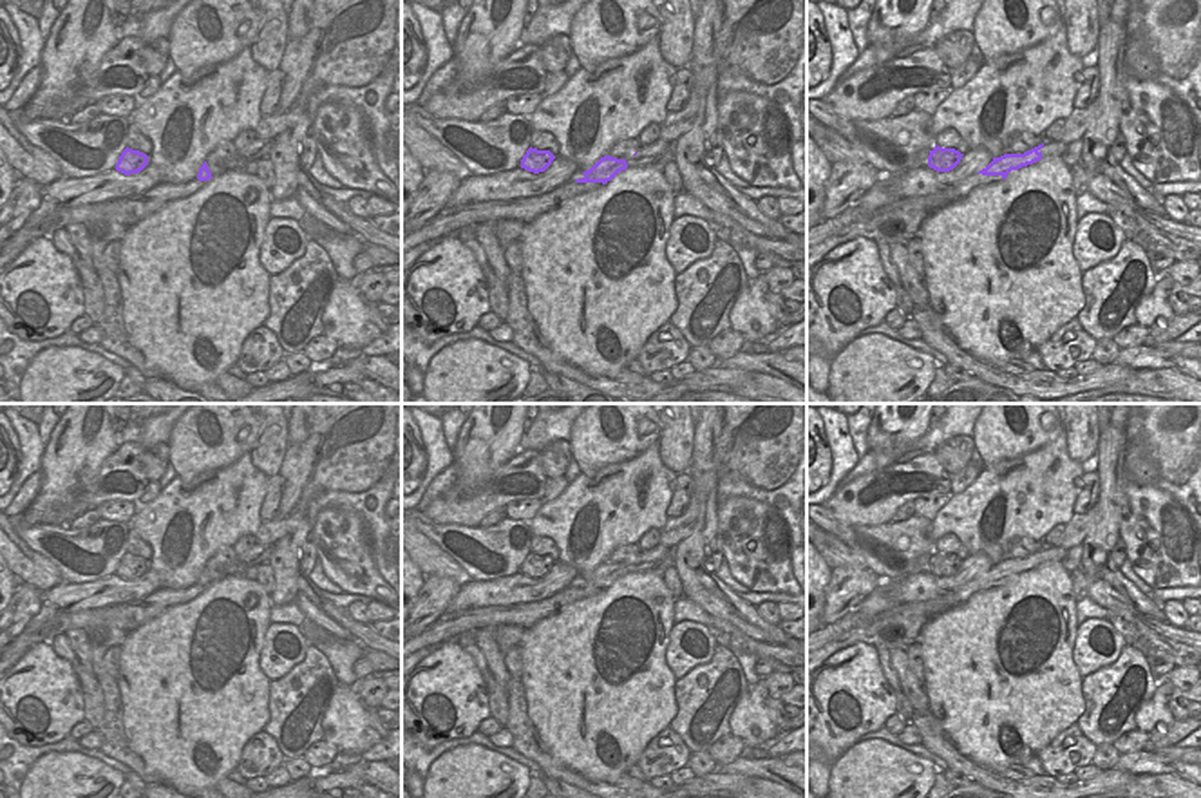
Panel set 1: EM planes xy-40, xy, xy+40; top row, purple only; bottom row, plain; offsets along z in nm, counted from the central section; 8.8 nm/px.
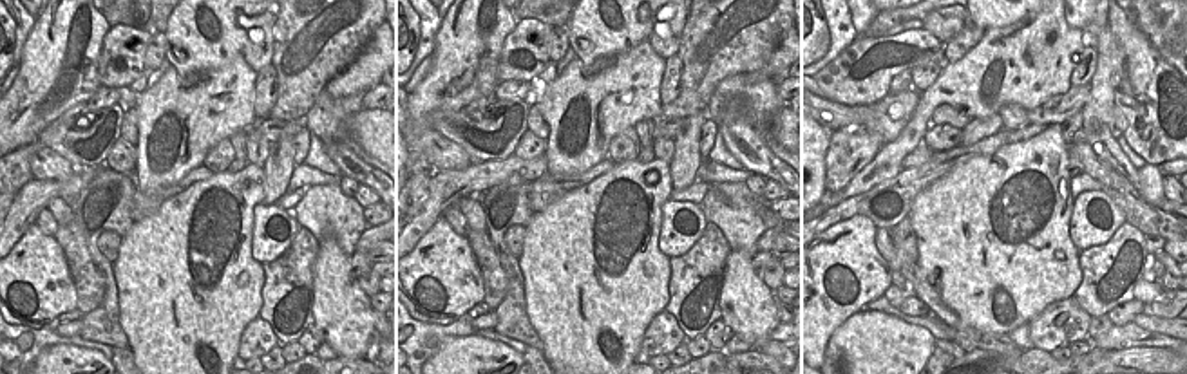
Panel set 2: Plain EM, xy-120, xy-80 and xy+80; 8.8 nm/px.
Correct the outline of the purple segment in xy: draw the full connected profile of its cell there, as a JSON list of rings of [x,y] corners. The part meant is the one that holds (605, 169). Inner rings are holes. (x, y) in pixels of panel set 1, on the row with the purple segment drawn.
[[[611,156],[600,157],[590,170],[582,172],[582,179],[575,179],[575,183],[602,183],[611,181],[619,172],[626,170],[626,159],[617,159]]]

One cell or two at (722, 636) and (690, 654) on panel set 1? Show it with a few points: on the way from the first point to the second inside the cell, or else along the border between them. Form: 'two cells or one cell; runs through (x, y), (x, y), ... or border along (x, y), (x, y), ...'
two cells; border along (704, 625), (718, 645)

